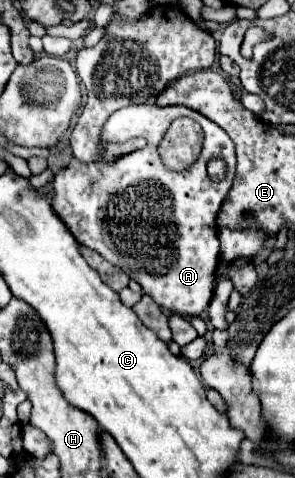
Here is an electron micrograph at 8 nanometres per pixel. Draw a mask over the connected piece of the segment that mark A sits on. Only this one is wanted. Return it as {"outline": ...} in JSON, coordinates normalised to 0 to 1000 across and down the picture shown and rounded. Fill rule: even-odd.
{"outline":[[[437,220],[363,249],[336,320],[342,328],[302,345],[241,333],[186,362],[173,383],[180,441],[275,513],[410,559],[553,646],[620,663],[675,663],[722,626],[729,567],[749,546],[736,450],[797,374],[790,295],[736,257],[620,220]],[[600,245],[647,245],[695,274],[675,333],[620,358],[566,354],[532,316],[539,295]],[[451,287],[485,287],[498,303],[383,341],[349,337],[369,299],[424,299]],[[729,324],[769,337],[769,370],[742,383],[715,379],[695,354],[702,333]]]}

